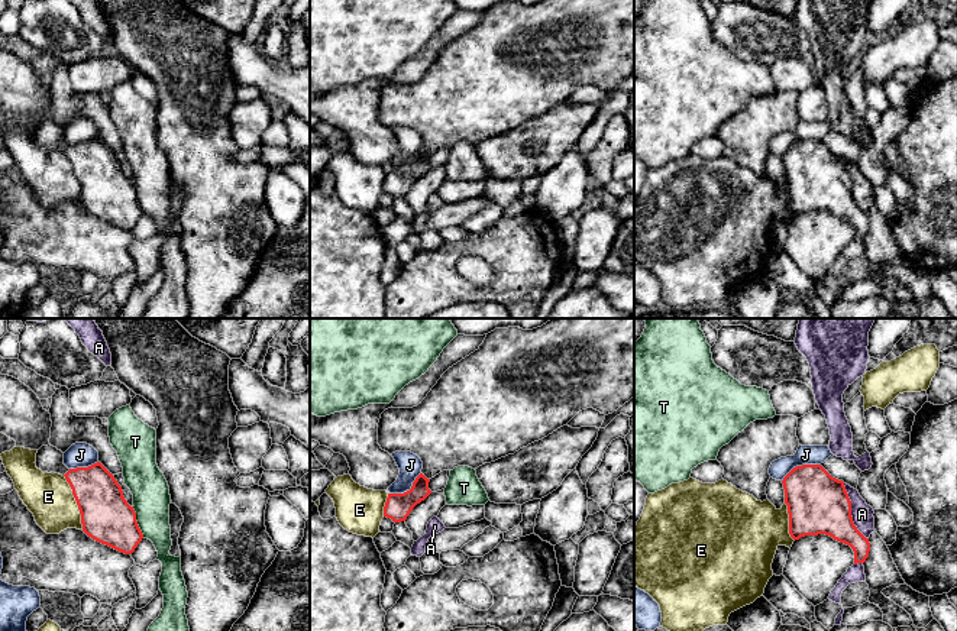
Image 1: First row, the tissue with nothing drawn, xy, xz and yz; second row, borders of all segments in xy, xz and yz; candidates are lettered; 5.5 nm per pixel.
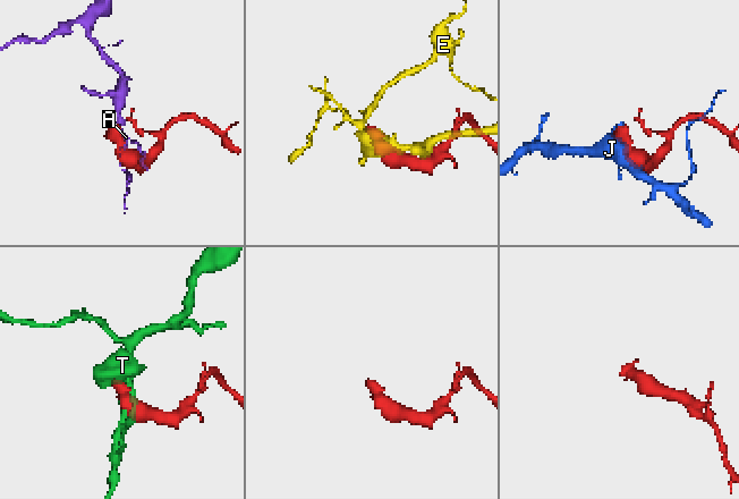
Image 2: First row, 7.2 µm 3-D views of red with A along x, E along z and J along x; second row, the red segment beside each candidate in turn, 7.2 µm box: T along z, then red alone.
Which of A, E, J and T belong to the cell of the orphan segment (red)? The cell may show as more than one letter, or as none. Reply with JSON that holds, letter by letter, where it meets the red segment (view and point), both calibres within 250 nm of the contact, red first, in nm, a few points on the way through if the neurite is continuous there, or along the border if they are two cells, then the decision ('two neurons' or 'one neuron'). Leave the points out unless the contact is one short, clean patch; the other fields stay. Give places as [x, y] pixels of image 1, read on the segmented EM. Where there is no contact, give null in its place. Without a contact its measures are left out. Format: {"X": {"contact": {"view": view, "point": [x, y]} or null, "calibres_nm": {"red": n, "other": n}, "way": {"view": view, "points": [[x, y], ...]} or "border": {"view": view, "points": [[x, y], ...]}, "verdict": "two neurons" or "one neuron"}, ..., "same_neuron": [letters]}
{"A": {"contact": {"view": "yz", "point": [850, 511]}, "calibres_nm": {"red": 340, "other": 120}, "verdict": "two neurons"}, "E": {"contact": {"view": "xy", "point": [77, 502]}, "calibres_nm": {"red": 280, "other": 260}, "verdict": "two neurons"}, "J": {"contact": {"view": "yz", "point": [799, 466]}, "calibres_nm": {"red": 340, "other": 110}, "border": {"view": "yz", "points": [[820, 463], [797, 465], [782, 481]]}, "verdict": "two neurons"}, "T": {"contact": {"view": "xy", "point": [136, 523]}, "calibres_nm": {"red": 280, "other": 200}, "verdict": "two neurons"}, "same_neuron": []}

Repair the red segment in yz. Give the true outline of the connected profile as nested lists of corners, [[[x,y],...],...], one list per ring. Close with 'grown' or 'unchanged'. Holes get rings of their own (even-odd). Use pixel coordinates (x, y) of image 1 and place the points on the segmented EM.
[[[802,465],[793,467],[782,483],[789,514],[789,534],[793,540],[825,534],[853,549],[854,564],[866,562],[870,543],[853,522],[851,501],[843,480],[832,478],[821,465]]]; unchanged

